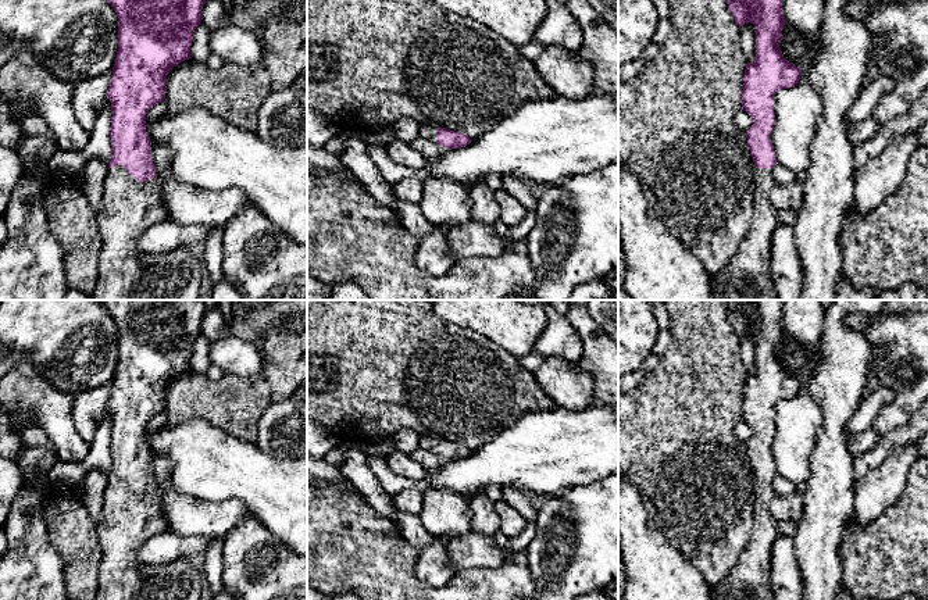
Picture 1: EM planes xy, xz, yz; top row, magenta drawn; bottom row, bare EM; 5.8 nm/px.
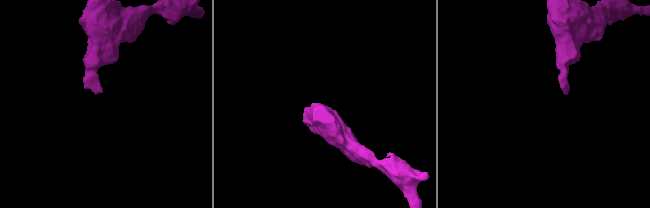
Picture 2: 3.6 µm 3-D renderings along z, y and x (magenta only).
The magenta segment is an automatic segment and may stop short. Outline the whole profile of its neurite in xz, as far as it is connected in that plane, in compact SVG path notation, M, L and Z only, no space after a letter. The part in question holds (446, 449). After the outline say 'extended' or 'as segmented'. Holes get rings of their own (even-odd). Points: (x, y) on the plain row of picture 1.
M425 435L420 436L418 447L449 460L461 460L472 453L464 444L450 442L447 439L438 439L438 438L425 436Z; extended

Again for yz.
M724 300L724 303L738 338L746 333L756 338L756 372L746 376L742 401L742 421L753 429L753 436L746 446L756 482L752 535L738 564L718 585L711 586L711 600L775 600L771 588L771 549L778 533L777 521L770 508L775 497L772 479L777 475L774 456L770 450L775 436L774 406L797 396L802 381L789 374L779 358L785 336L782 319L785 300Z; extended

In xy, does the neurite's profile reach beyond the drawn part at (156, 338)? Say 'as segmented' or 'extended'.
extended

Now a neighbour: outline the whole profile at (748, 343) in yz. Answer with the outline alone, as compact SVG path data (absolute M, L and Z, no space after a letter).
M746 333L740 340L740 360L747 374L756 372L756 338Z

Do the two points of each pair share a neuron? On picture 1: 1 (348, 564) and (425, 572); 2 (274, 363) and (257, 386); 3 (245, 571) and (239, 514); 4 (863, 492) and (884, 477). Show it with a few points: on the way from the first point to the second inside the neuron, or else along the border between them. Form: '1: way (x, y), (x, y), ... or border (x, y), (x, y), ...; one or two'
1: border (418, 553), (416, 574), (428, 585); two
2: border (261, 372), (274, 402); two
3: border (252, 515), (238, 522), (222, 536); two
4: way (868, 492), (878, 482); one

